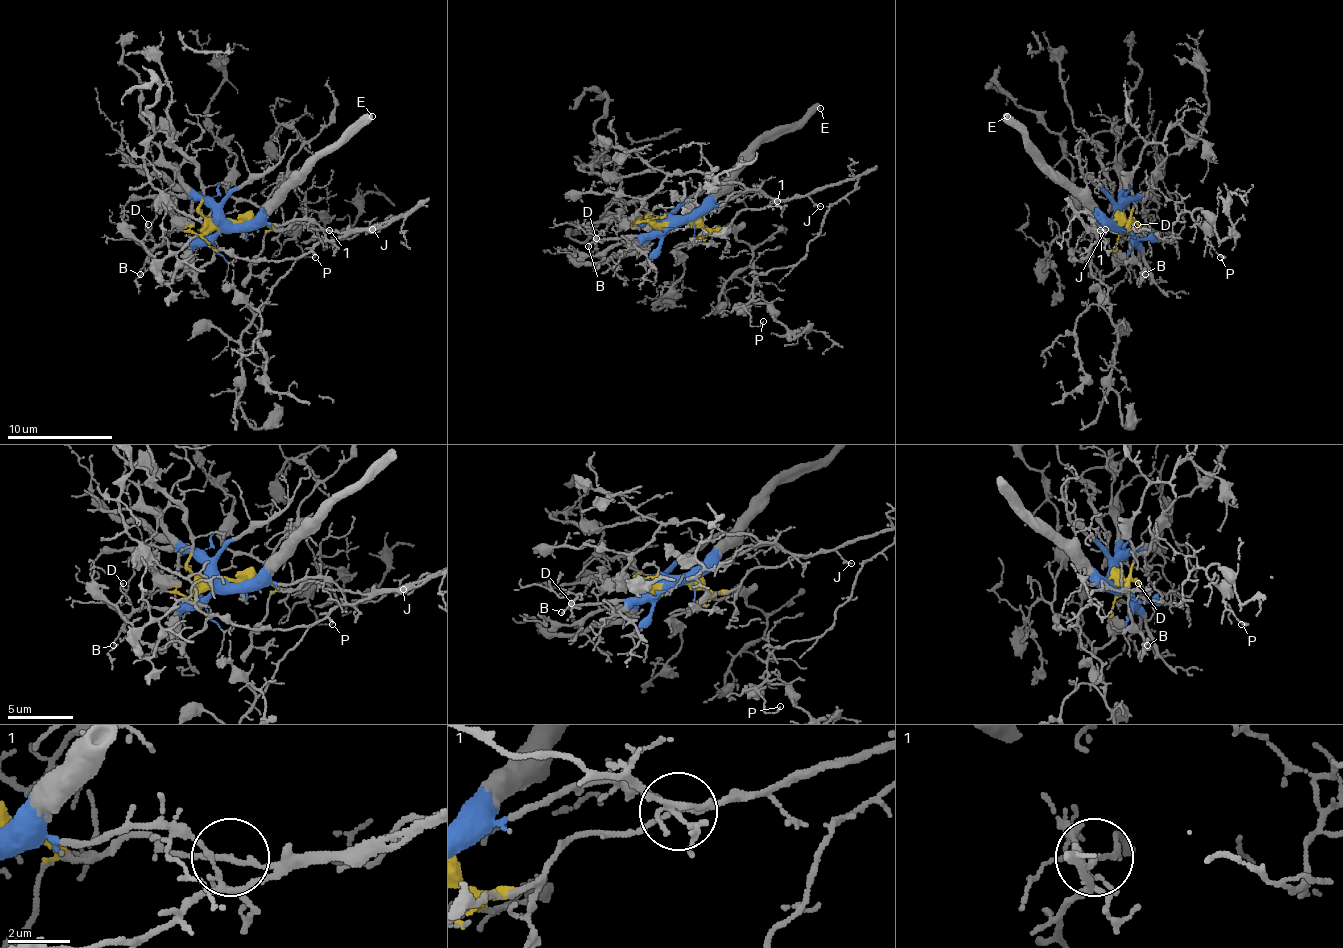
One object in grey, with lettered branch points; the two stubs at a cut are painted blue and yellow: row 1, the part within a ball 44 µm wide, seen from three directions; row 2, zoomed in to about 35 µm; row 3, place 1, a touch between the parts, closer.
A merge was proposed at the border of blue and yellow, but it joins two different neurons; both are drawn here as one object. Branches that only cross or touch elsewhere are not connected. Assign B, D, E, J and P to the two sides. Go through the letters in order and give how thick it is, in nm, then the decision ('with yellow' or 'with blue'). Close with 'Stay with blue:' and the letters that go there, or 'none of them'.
B: 110 nm | with blue
D: 110 nm | with blue
E: 550 nm | with blue
J: 90 nm | with yellow
P: 110 nm | with yellow
Stay with blue: B, D, E

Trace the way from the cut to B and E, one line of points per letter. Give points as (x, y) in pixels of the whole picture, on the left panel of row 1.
B: (227, 224), (214, 235), (190, 243), (161, 243), (140, 274)
E: (227, 224), (246, 224), (317, 158), (349, 140), (372, 116)

